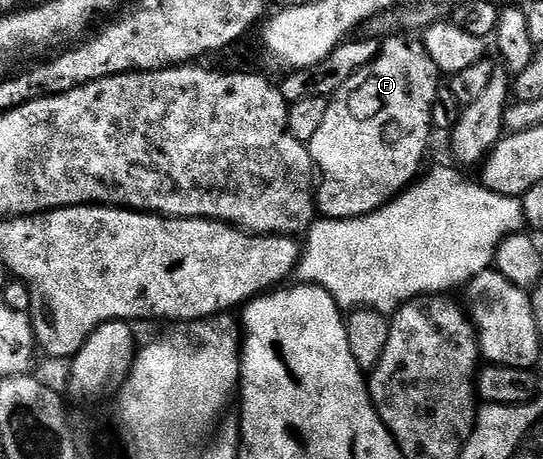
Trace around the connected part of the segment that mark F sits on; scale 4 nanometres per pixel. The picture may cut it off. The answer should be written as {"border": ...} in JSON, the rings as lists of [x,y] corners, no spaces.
{"border":[[[406,37],[410,38],[383,41],[378,55],[332,95],[324,125],[308,144],[320,171],[316,210],[322,218],[363,218],[394,201],[419,177],[418,169],[430,146],[430,130],[435,129],[434,105],[440,93],[440,72],[424,43],[417,37]]]}

